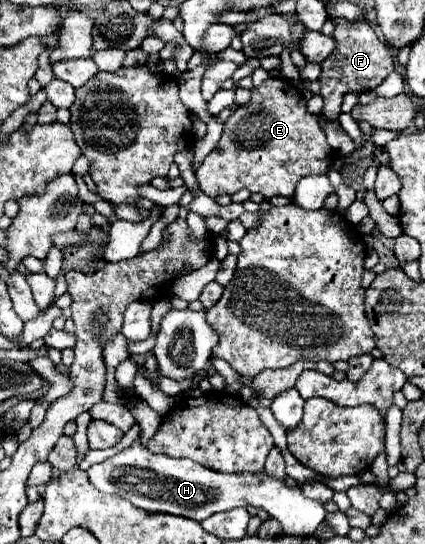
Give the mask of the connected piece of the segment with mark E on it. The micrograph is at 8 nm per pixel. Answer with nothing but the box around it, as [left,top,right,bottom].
[197,78,333,200]

